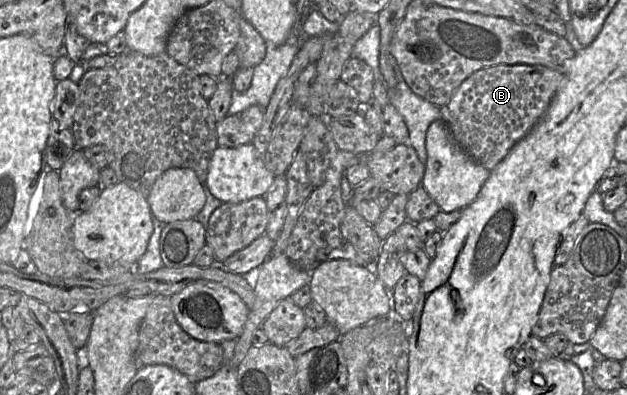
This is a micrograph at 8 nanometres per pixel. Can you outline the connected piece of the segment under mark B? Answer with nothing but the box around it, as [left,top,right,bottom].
[440,64,565,170]

